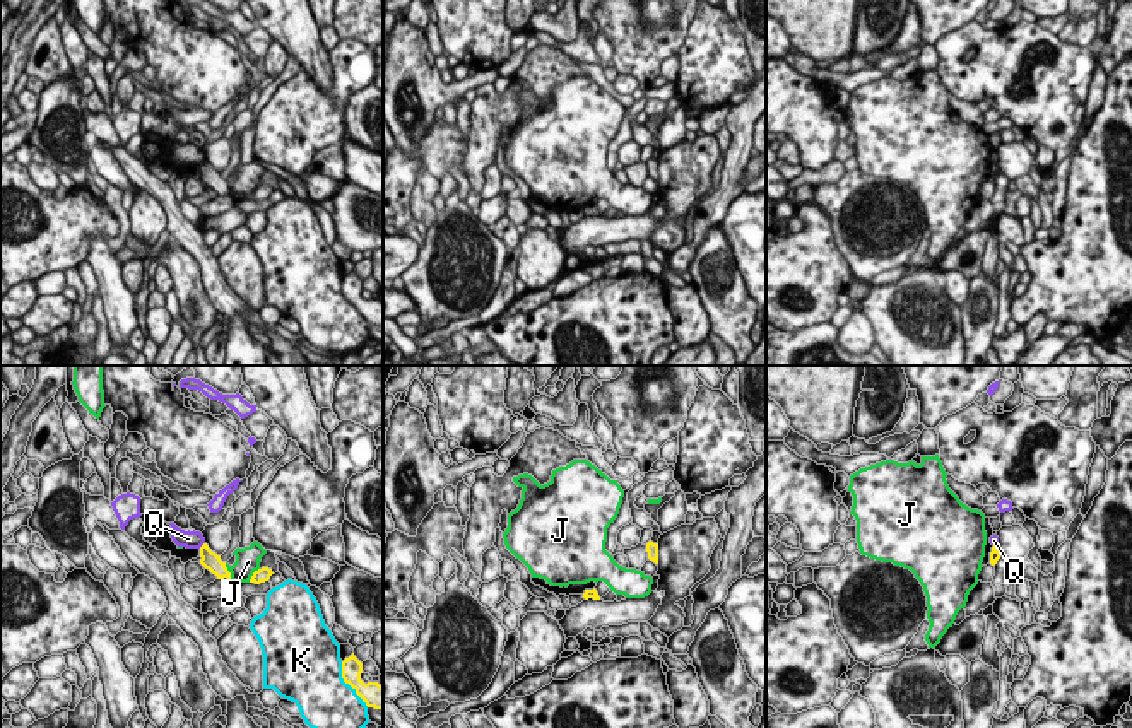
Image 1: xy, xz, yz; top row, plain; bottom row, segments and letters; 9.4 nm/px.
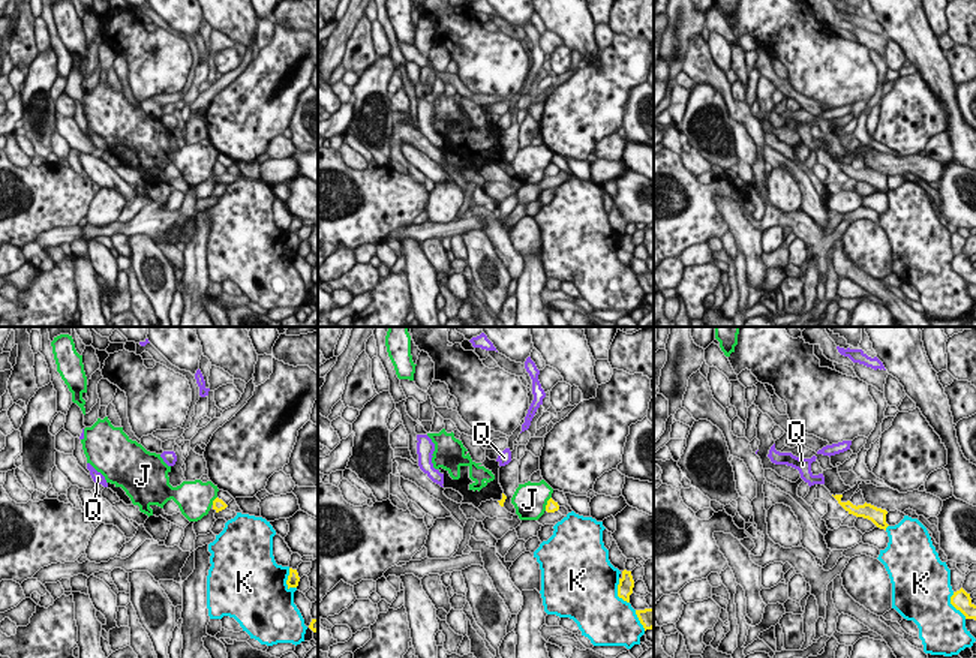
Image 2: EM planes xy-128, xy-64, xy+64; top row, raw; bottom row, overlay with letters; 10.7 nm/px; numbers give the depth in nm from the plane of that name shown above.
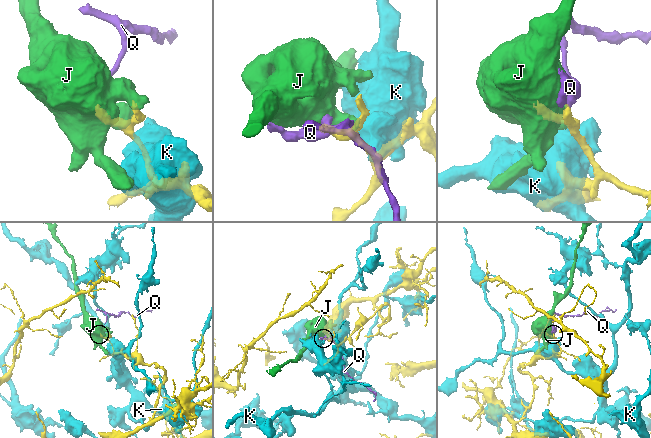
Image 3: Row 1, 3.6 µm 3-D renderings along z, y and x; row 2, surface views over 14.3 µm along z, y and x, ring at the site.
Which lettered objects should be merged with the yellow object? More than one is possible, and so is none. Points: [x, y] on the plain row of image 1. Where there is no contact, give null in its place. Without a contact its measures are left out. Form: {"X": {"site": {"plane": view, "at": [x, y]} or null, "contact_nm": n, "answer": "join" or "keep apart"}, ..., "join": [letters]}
{"J": {"site": {"plane": "xy", "at": [228, 188]}, "contact_nm": 170, "answer": "keep apart"}, "K": {"site": {"plane": "xy", "at": [347, 299]}, "contact_nm": 500, "answer": "keep apart"}, "Q": {"site": {"plane": "xy", "at": [202, 163]}, "contact_nm": 80, "answer": "keep apart"}, "join": []}

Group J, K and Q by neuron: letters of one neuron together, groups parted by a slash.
J / K / Q

